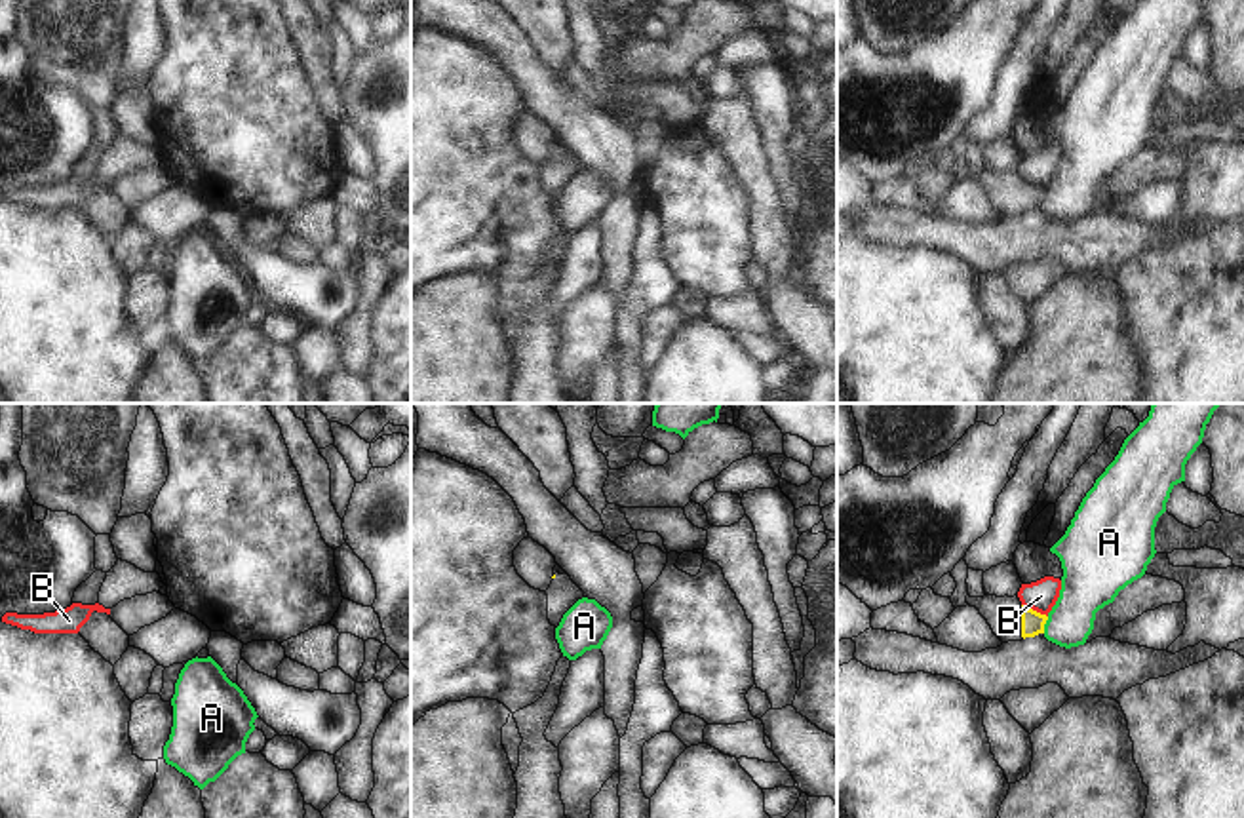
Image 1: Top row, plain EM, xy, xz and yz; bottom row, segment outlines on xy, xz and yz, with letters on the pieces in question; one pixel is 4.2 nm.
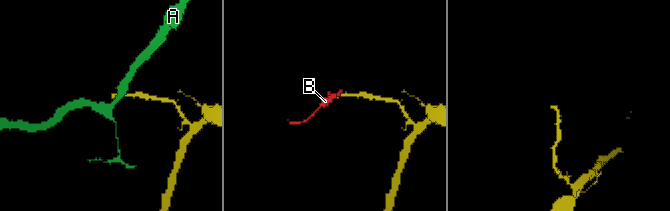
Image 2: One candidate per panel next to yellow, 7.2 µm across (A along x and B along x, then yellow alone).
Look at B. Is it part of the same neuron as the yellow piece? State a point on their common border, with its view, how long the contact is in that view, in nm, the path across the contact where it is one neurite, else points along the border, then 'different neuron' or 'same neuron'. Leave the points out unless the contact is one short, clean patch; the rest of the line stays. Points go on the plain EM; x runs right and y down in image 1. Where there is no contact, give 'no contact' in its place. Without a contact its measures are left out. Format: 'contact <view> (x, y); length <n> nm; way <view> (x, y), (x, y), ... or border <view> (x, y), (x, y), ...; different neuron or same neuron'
contact yz (1035, 185); length 130 nm; border yz (1022, 177), (1047, 191); different neuron

